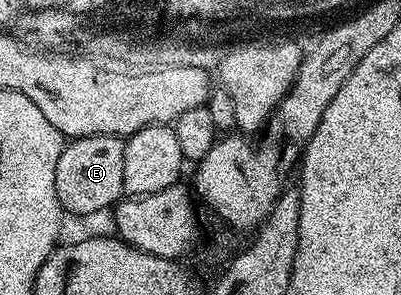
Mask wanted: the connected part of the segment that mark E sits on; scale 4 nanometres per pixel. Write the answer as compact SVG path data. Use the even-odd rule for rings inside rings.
M110 135L74 137L65 144L62 155L58 155L58 167L54 167L54 191L65 213L85 215L92 211L112 209L124 193L124 143L125 138Z

